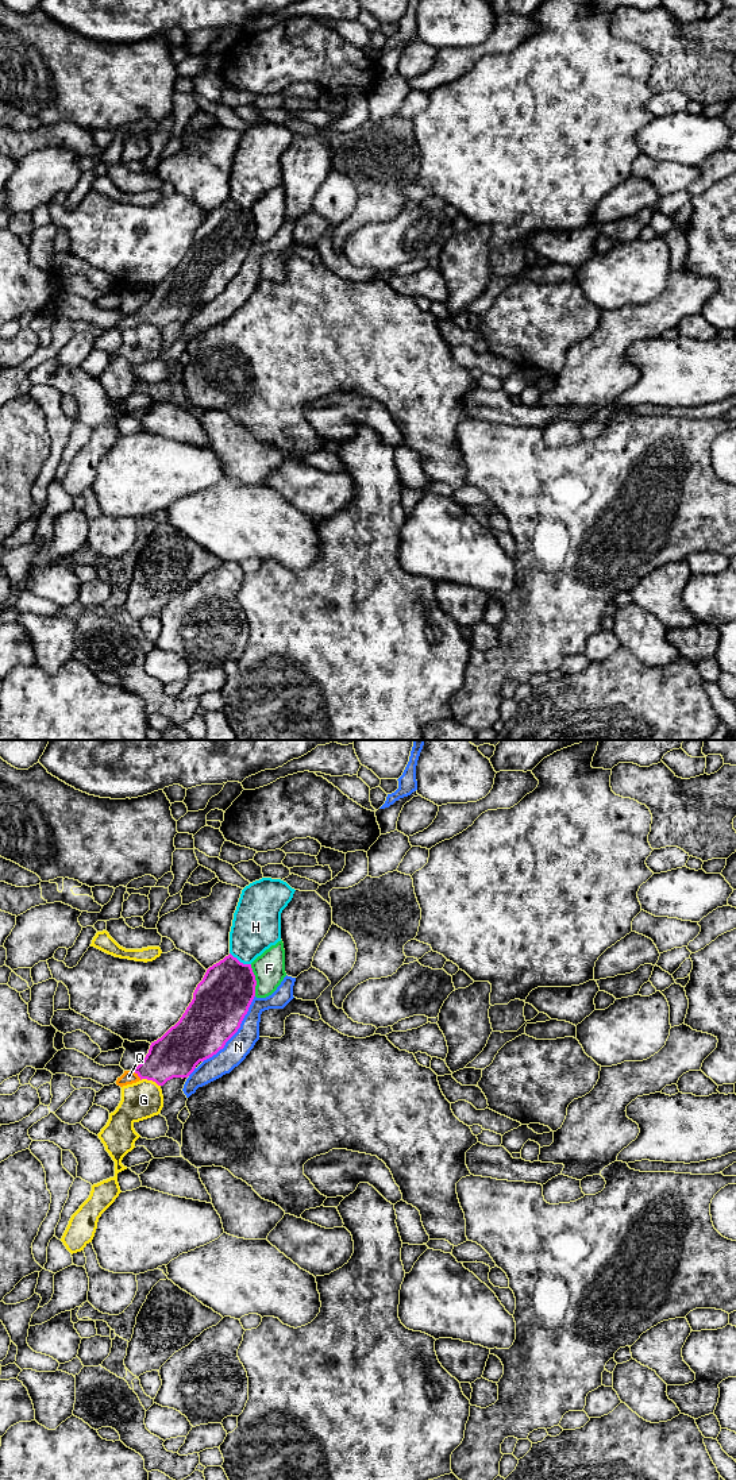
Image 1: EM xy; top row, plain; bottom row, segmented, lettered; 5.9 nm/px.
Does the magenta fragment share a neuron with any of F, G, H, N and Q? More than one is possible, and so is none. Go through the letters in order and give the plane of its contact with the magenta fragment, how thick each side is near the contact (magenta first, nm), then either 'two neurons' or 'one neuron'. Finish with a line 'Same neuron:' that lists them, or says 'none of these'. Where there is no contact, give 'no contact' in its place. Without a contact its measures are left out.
F: meets magenta in xy; 340 nm thick on the magenta side, 190 nm on the other; two neurons
G: meets magenta in xy; 280 nm thick on the magenta side, 220 nm on the other; two neurons
H: meets magenta in xy; 340 nm thick on the magenta side, 280 nm on the other; two neurons
N: meets magenta in xy; 340 nm thick on the magenta side, 150 nm on the other; two neurons
Q: meets magenta in xy; 280 nm thick on the magenta side, 80 nm on the other; one neuron
Same neuron: Q

